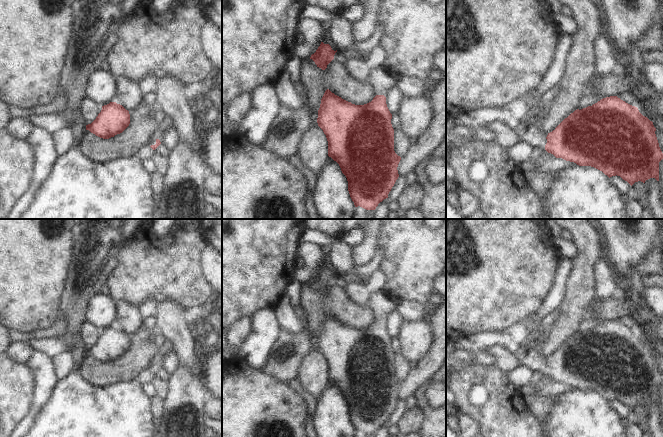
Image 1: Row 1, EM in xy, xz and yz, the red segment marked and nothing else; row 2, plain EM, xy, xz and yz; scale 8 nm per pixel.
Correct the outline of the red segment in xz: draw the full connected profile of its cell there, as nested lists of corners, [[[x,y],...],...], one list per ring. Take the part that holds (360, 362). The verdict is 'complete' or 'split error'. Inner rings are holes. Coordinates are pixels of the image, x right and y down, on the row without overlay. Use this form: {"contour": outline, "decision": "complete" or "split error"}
{"contour": [[[385,292],[371,293],[367,306],[374,312],[375,321],[364,329],[355,329],[327,313],[321,323],[317,347],[328,365],[328,380],[336,385],[348,405],[348,415],[355,431],[375,434],[399,401],[398,388],[401,381],[394,375],[394,353],[386,321],[396,310],[396,301]]], "decision": "split error"}

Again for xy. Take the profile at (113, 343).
{"contour": [[[110,326],[102,330],[96,343],[86,349],[86,354],[96,360],[109,363],[122,357],[130,348],[130,338],[122,329]]], "decision": "complete"}

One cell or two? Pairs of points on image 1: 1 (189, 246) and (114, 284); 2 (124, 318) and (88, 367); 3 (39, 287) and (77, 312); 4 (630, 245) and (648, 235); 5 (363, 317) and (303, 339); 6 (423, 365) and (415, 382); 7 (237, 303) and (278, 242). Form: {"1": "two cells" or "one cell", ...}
{"1": "one cell", "2": "two cells", "3": "two cells", "4": "one cell", "5": "two cells", "6": "one cell", "7": "one cell"}

